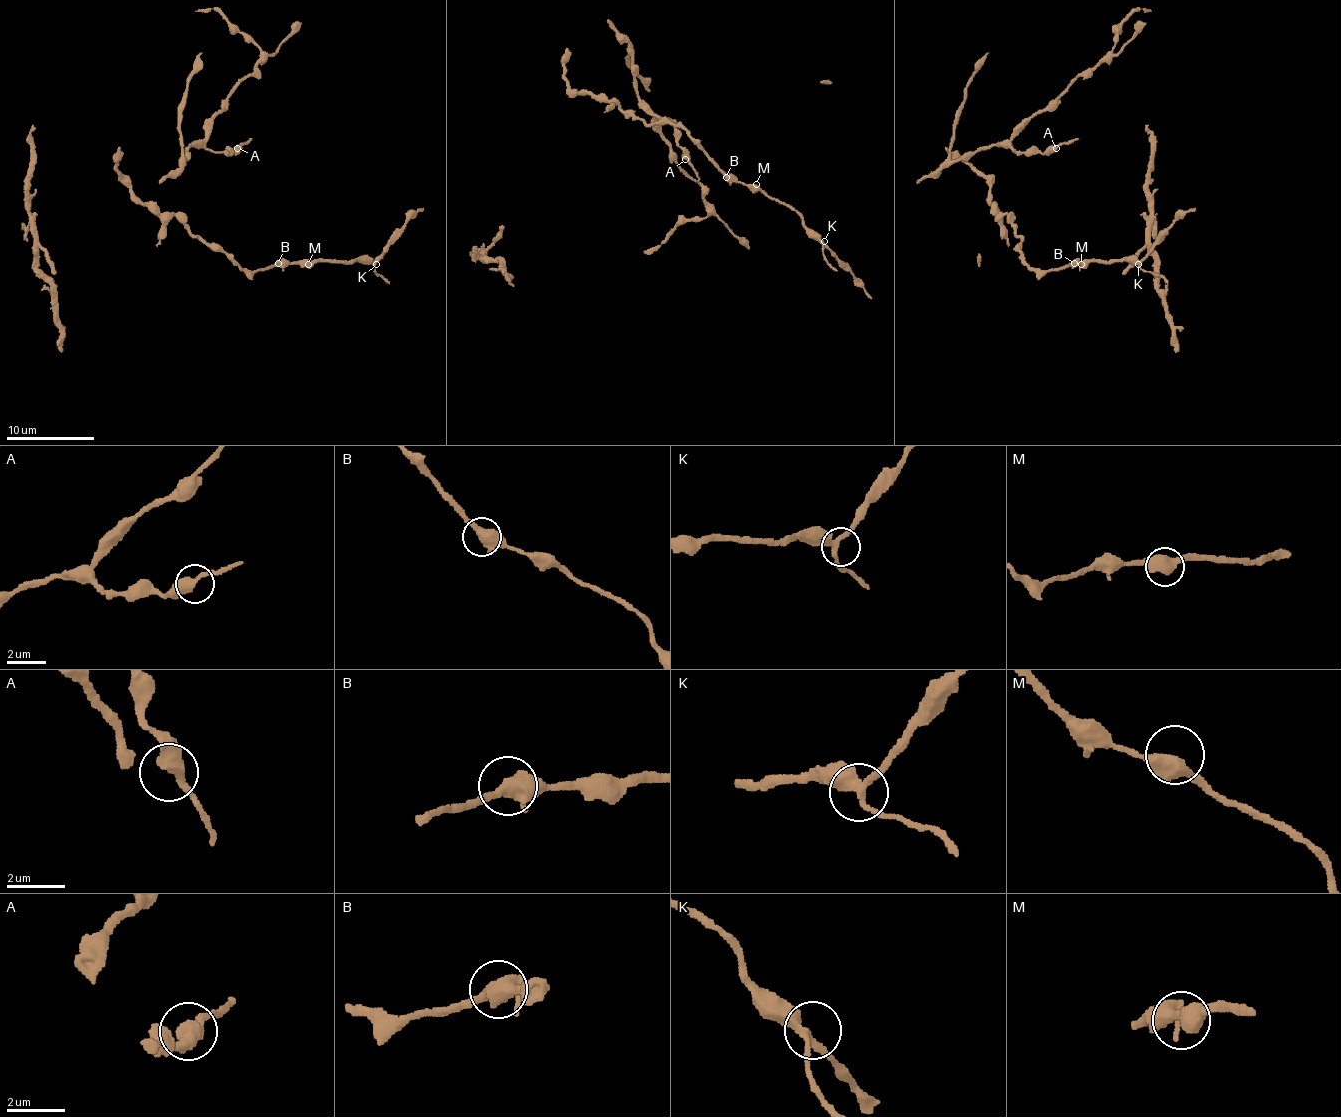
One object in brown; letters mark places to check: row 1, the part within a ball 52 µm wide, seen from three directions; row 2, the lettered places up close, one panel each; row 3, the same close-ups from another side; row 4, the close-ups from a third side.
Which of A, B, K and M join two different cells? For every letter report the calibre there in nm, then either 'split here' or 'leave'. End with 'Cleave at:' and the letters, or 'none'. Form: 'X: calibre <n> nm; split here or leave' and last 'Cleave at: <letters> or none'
A: calibre 440 nm; leave
B: calibre 460 nm; leave
K: calibre 260 nm; leave
M: calibre 500 nm; leave
Cleave at: none

